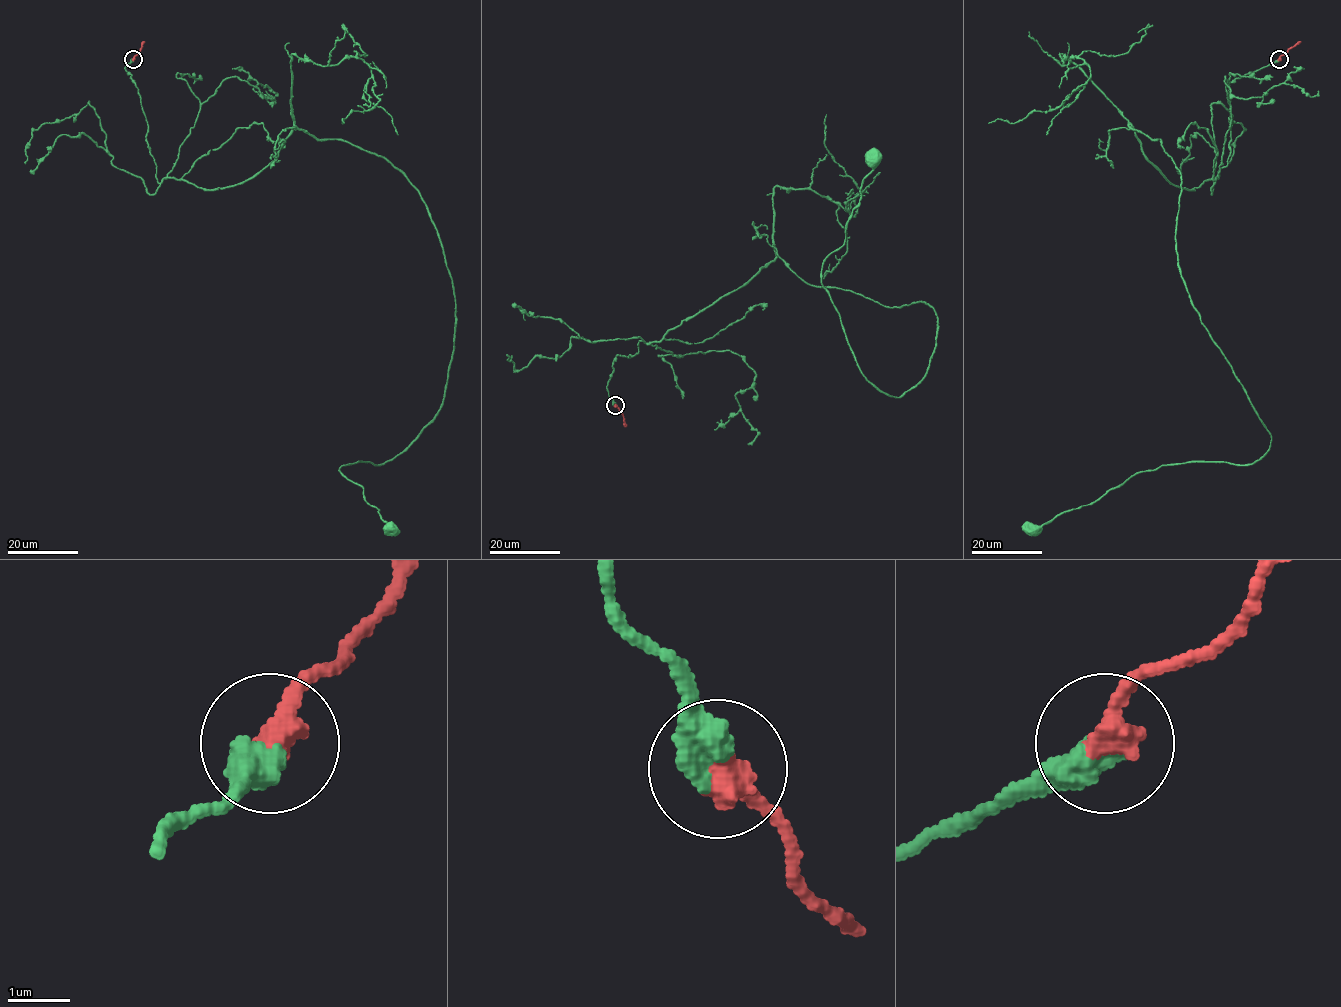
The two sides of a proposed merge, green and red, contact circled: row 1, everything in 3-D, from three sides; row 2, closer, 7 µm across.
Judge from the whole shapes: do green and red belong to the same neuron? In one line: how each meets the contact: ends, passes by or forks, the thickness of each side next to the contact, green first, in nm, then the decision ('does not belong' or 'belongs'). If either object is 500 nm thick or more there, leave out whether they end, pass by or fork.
550/500 nm | belongs

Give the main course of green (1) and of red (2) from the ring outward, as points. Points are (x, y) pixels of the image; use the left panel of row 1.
1: (132, 59), (159, 183), (236, 186), (295, 125), (425, 204), (455, 299), (443, 402), (339, 469), (391, 531)
2: (132, 59), (143, 41)

